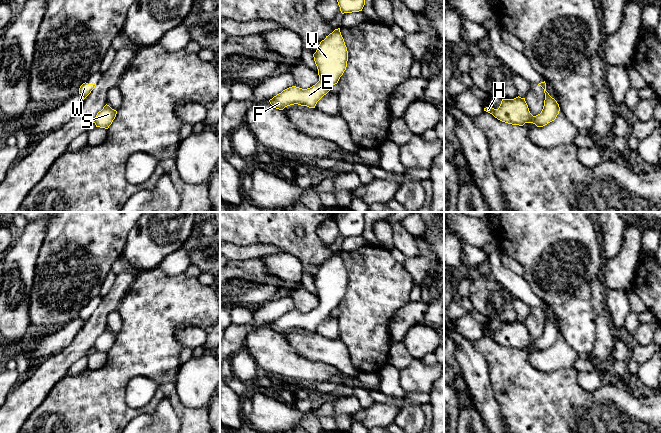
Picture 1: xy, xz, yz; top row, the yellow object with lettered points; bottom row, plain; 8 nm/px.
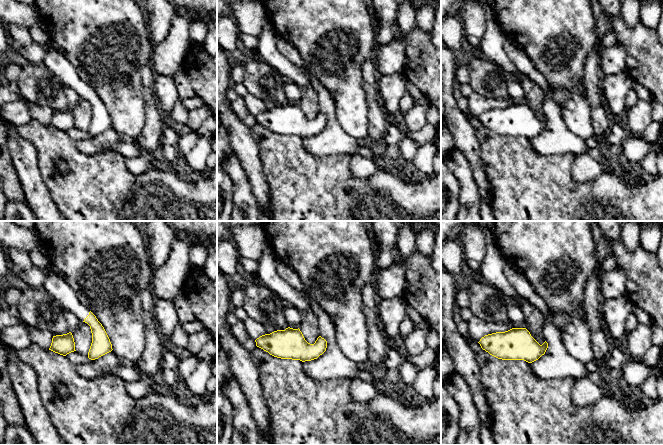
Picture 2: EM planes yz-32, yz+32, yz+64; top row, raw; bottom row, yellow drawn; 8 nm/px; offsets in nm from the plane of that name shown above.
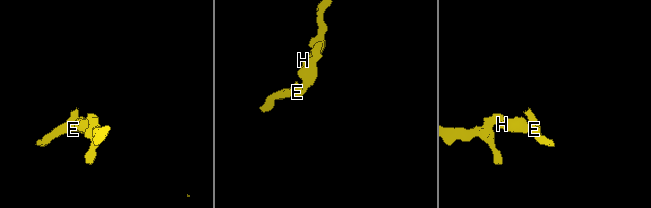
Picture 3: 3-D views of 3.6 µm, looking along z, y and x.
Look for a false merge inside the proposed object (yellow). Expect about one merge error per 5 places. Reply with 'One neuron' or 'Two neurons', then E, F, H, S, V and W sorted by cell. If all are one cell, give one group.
One neuron. Groups: E F H S V W

